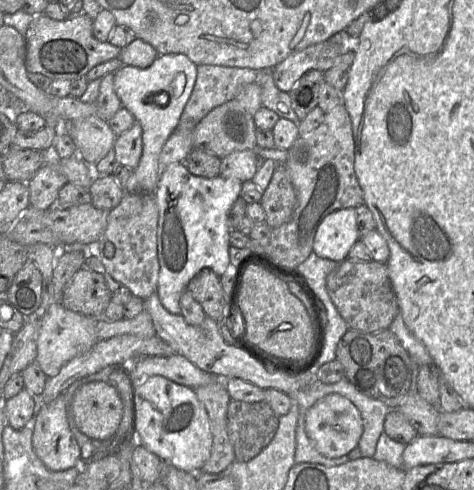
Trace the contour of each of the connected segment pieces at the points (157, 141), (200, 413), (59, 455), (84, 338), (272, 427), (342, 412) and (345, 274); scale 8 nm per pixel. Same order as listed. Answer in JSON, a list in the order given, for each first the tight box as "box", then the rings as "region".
[{"box":[114,54,197,193],"region":[[[183,54],[158,55],[146,68],[122,65],[114,73],[114,90],[142,128],[142,155],[133,170],[133,189],[154,193],[163,169],[159,155],[169,136],[180,123],[181,115],[191,96],[197,77],[197,65]]]},{"box":[136,376,212,473],"region":[[[162,376],[138,380],[136,388],[136,439],[163,463],[188,473],[200,472],[210,456],[212,434],[207,412],[193,388]]]},{"box":[31,392,81,471],"region":[[[66,392],[52,402],[38,406],[31,426],[33,450],[48,469],[63,471],[81,464],[81,450],[68,425]]]},{"box":[35,302,98,377],"region":[[[62,302],[52,304],[41,317],[35,362],[48,377],[56,376],[74,357],[89,351],[98,341],[97,318],[84,316],[65,308]]]},{"box":[227,400,279,462],"region":[[[231,400],[227,410],[227,433],[234,450],[234,462],[245,462],[258,455],[274,438],[279,417],[265,401],[247,403]]]},{"box":[304,393,363,458],"region":[[[331,393],[311,406],[304,418],[305,432],[315,449],[325,457],[339,458],[357,448],[363,434],[363,420],[357,407],[346,397]]]},{"box":[326,258,400,332],"region":[[[347,258],[328,275],[326,286],[331,300],[350,329],[363,332],[387,330],[395,316],[400,313],[397,297],[384,263]]]}]

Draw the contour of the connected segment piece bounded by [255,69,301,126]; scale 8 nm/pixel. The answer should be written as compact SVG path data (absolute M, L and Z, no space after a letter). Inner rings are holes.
M273 69L257 70L255 83L261 88L262 105L273 112L280 118L292 121L298 126L300 119L291 107L291 100L287 92L281 91L274 83Z

